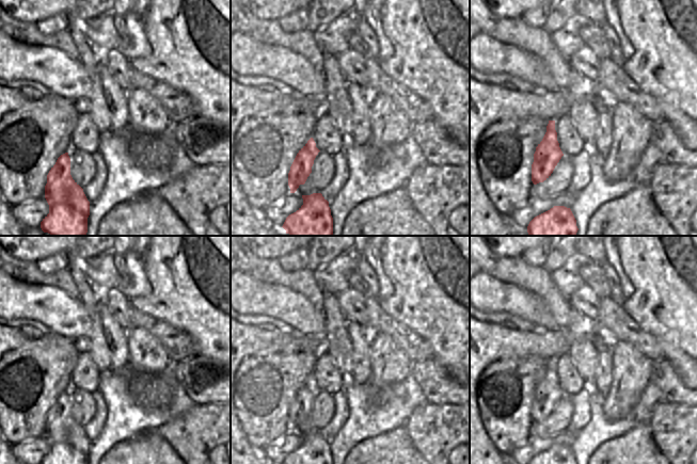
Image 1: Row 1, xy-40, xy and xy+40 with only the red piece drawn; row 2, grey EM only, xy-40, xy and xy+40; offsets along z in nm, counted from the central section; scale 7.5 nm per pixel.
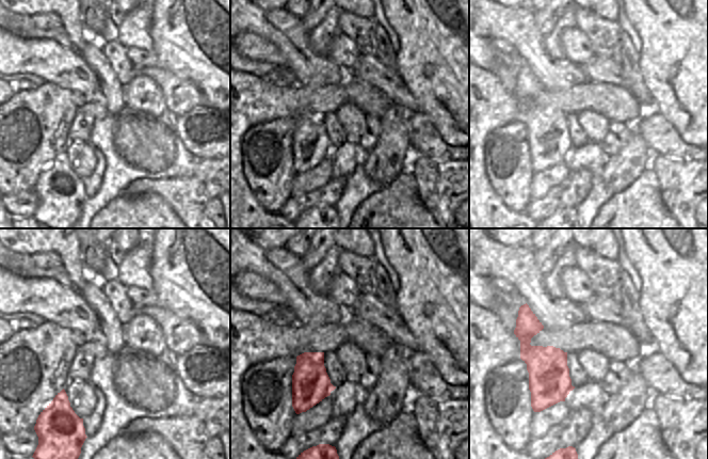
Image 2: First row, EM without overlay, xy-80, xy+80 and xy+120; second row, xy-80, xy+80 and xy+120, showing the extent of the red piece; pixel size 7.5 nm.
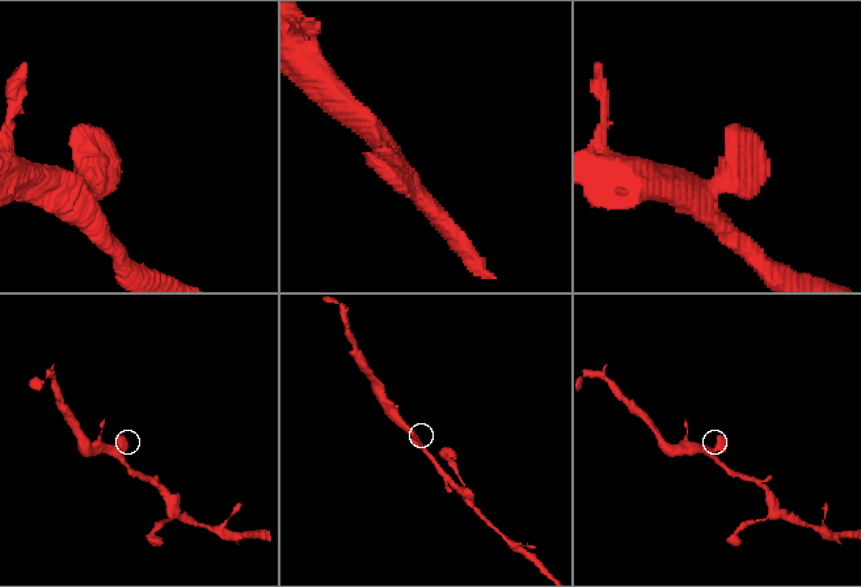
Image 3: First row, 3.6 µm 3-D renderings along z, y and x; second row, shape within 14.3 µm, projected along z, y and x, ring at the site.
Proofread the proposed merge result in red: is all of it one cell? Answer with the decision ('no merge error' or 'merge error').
no merge error

